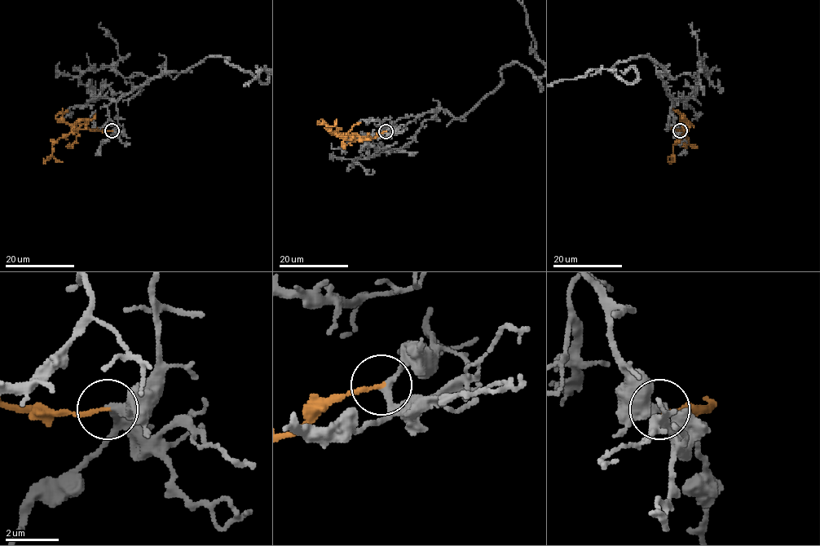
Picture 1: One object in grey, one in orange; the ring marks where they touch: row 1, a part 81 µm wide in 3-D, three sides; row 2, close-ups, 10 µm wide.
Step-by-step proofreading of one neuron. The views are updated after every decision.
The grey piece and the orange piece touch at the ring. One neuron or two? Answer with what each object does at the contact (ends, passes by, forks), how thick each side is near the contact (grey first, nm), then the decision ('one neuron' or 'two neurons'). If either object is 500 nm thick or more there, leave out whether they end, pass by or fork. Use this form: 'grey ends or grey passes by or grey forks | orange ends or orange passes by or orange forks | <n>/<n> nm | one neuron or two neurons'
grey passes by | orange ends | 240/150 nm | one neuron

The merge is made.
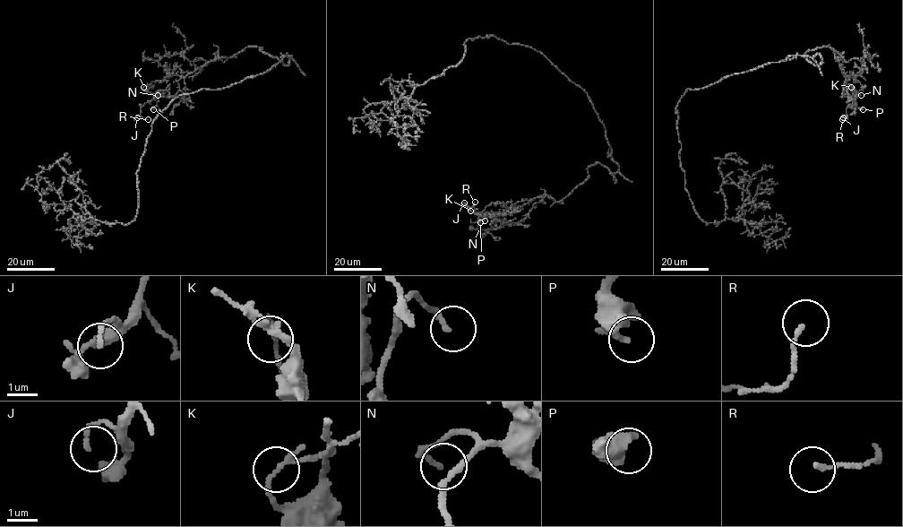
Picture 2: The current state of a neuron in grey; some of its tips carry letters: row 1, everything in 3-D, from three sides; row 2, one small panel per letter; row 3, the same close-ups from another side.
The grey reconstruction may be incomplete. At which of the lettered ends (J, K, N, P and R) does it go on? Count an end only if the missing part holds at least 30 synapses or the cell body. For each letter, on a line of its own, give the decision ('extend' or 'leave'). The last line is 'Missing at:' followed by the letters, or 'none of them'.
J: leave
K: leave
N: leave
P: leave
R: leave
Missing at: none of them

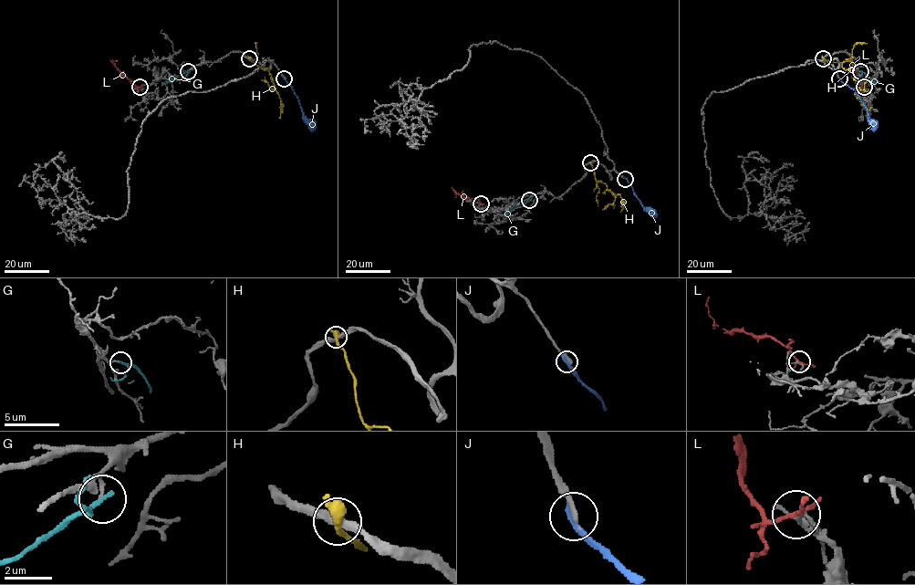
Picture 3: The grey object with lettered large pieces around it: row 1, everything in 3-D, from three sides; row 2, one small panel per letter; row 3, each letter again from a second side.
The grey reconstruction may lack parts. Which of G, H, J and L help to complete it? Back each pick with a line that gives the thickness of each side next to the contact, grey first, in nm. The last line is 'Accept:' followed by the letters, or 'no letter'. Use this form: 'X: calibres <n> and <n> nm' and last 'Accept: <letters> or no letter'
Accept: no letter

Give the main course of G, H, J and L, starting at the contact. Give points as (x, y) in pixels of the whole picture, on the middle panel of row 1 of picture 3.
G: (529, 200), (503, 214)
H: (590, 162), (595, 178), (606, 184), (615, 196), (620, 195), (623, 205), (620, 206)
J: (626, 178), (645, 209), (654, 214)
L: (481, 203), (458, 193)

